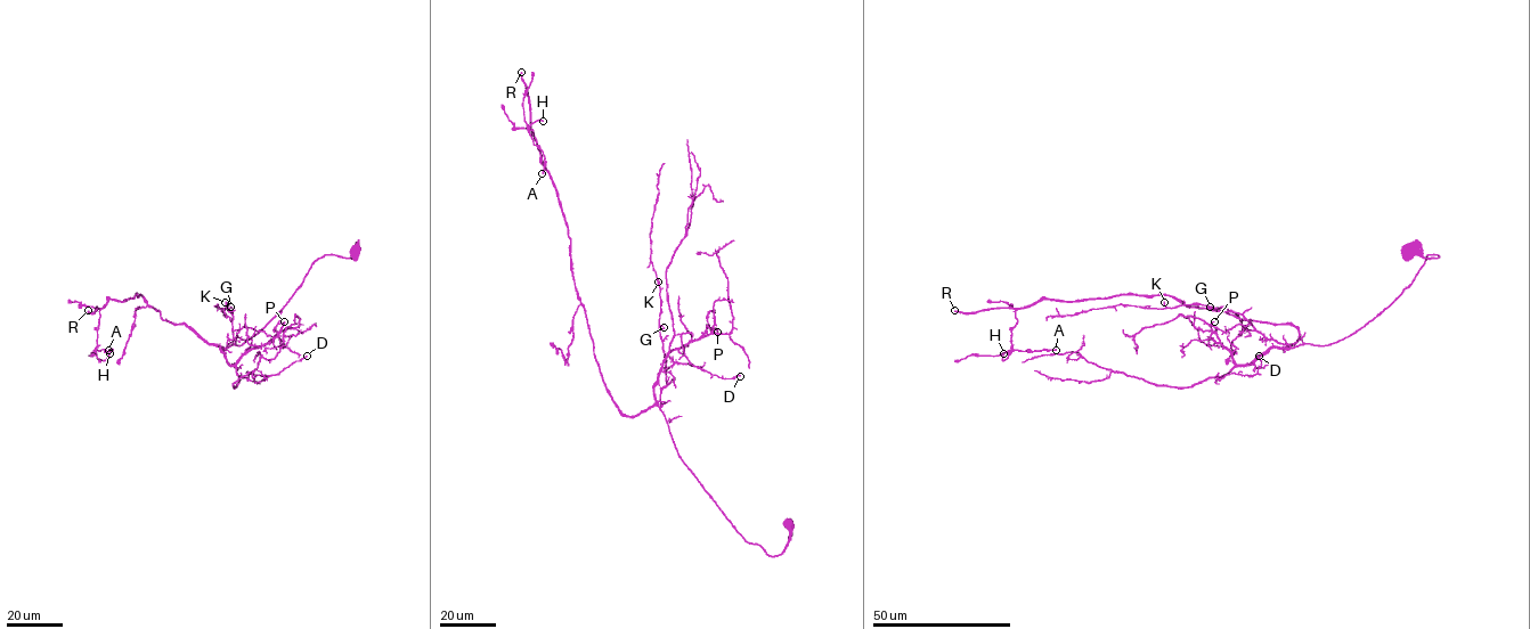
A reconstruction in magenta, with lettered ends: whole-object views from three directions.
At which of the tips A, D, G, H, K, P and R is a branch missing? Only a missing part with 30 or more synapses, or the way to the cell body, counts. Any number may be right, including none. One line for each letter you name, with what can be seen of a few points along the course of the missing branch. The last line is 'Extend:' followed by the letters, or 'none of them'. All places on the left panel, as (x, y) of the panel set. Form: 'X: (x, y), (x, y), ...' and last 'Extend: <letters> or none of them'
P: (284, 321), (295, 290), (307, 287), (316, 299), (301, 297), (290, 278), (281, 274)
R: (88, 310), (65, 296), (42, 319), (95, 382), (114, 344), (94, 115), (113, 105), (83, 55), (82, 68)
Extend: P, R

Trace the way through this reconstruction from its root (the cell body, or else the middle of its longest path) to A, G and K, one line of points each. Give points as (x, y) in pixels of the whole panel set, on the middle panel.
A: (787, 523), (780, 554), (748, 542), (661, 410), (621, 413), (530, 128), (542, 173)
G: (787, 523), (787, 547), (768, 555), (737, 531), (681, 458), (660, 408), (667, 385), (659, 326), (664, 327)
K: (787, 523), (789, 540), (780, 554), (768, 555), (748, 542), (678, 455), (660, 408), (667, 381), (658, 282)

